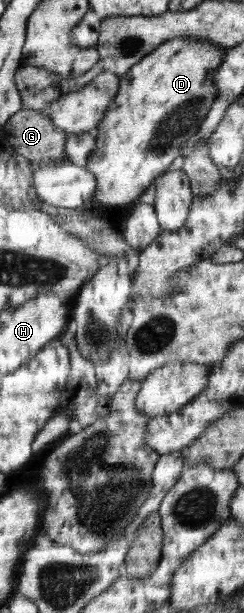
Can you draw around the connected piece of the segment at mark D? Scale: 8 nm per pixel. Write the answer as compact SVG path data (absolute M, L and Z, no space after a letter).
M183 36L182 38L168 39L167 42L156 47L151 53L141 58L135 66L121 77L116 98L104 115L95 133L95 148L87 156L85 167L96 179L96 193L93 194L91 209L97 209L97 215L103 218L114 211L115 206L125 206L135 203L139 195L155 181L161 173L167 171L169 163L179 156L179 147L187 137L191 137L205 113L212 108L215 87L213 75L216 67L224 57L222 49L207 40L198 40Z

